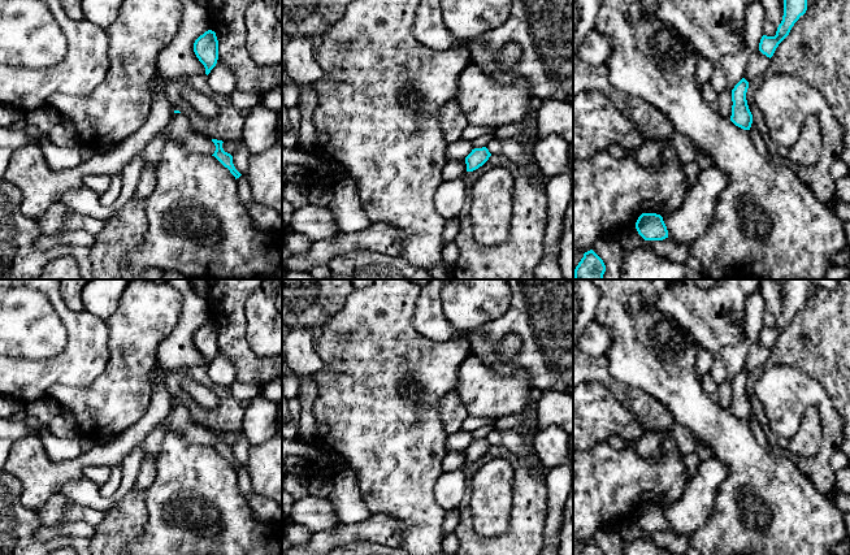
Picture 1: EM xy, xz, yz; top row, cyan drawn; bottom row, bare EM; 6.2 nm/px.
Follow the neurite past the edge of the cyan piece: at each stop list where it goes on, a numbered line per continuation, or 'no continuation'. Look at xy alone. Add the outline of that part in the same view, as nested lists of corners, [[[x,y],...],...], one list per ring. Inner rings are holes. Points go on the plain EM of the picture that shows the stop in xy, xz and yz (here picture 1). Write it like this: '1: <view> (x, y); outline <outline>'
no continuation

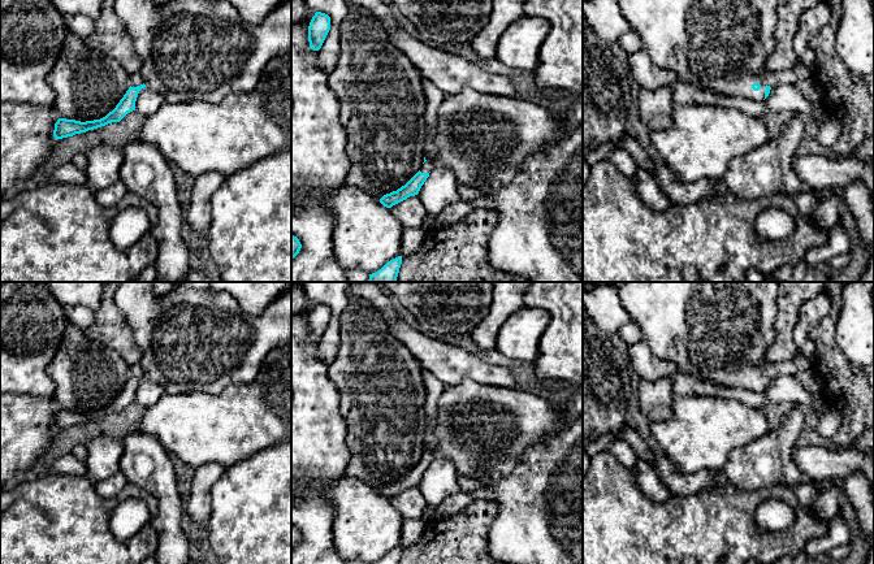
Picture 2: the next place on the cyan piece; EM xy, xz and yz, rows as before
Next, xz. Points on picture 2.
1: xz (480, 429); outline [[[463,378],[457,385],[445,386],[432,422],[436,447],[425,448],[420,463],[429,464],[440,456],[453,463],[458,473],[488,485],[492,472],[509,476],[532,446],[564,429],[563,420],[563,404],[553,404],[538,394]]]

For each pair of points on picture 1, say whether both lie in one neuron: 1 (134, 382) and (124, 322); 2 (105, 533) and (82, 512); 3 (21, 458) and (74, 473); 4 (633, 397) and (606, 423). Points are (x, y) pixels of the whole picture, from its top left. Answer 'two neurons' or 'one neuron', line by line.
1: one neuron
2: two neurons
3: one neuron
4: two neurons

